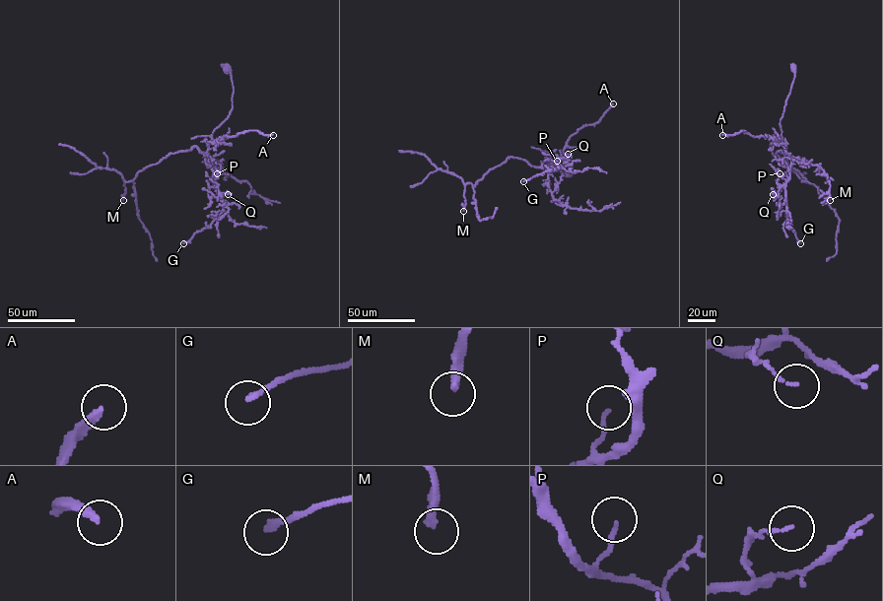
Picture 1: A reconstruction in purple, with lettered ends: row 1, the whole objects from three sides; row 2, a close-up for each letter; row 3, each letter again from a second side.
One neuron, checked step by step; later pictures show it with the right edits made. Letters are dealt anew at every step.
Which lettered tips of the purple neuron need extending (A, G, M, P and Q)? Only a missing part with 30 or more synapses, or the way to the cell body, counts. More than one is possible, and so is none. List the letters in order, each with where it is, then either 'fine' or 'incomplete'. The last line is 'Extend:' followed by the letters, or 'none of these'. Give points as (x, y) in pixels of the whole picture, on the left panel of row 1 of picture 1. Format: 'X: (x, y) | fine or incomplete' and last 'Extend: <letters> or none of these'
A: (273, 135) | incomplete
G: (183, 243) | fine
M: (123, 200) | incomplete
P: (217, 173) | fine
Q: (228, 194) | fine
Extend: A, M

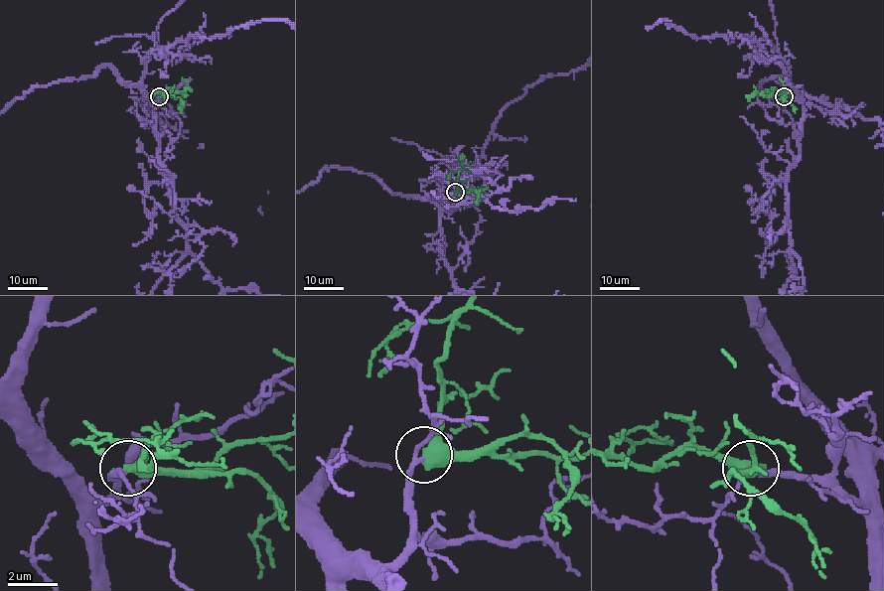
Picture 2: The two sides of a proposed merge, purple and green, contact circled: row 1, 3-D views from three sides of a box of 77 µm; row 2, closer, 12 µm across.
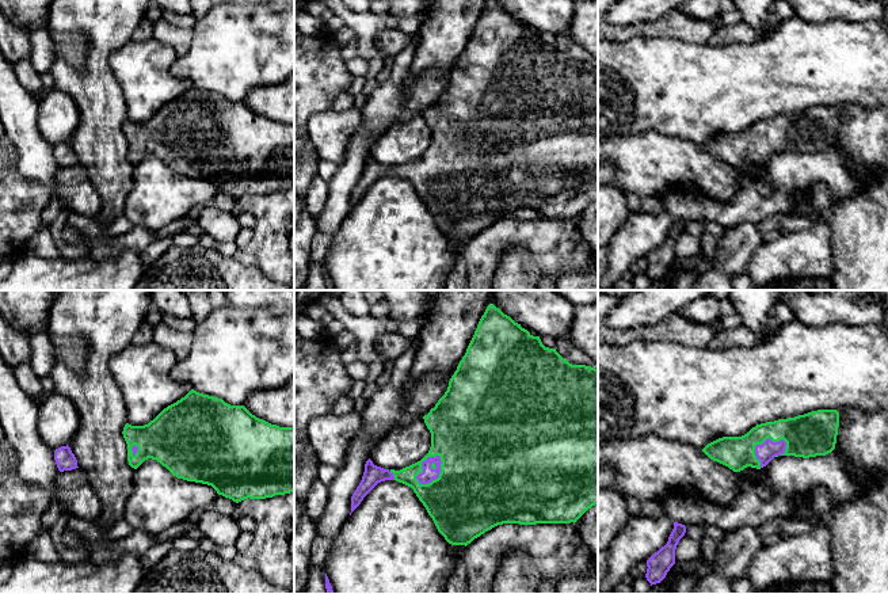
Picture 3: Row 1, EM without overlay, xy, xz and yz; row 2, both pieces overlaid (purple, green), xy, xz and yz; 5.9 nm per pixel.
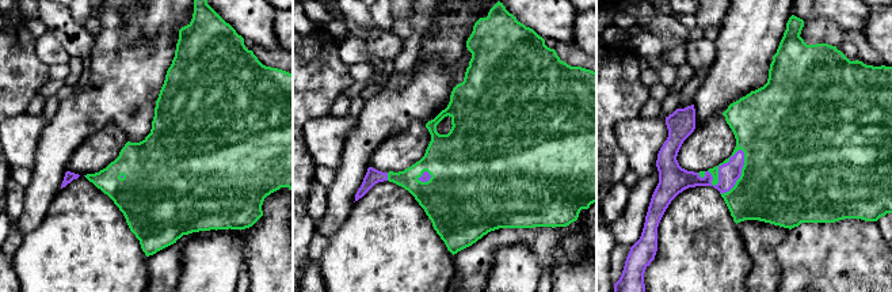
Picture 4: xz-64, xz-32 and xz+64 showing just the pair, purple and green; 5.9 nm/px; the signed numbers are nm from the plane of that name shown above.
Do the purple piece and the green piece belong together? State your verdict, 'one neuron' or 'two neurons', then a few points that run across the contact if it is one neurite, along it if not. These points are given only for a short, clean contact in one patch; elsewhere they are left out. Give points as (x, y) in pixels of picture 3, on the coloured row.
one neuron

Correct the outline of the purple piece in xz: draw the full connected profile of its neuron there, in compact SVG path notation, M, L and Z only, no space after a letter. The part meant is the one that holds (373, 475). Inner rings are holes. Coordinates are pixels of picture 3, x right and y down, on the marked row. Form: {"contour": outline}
{"contour": "M489 304L481 316L466 353L449 381L447 391L423 419L431 433L428 453L420 461L400 471L384 469L374 465L369 458L365 464L362 480L351 496L351 513L378 483L396 480L413 490L438 532L449 544L466 547L498 525L575 523L588 509L598 504L598 369L569 363L556 349L545 347L540 336L533 336L493 304Z"}

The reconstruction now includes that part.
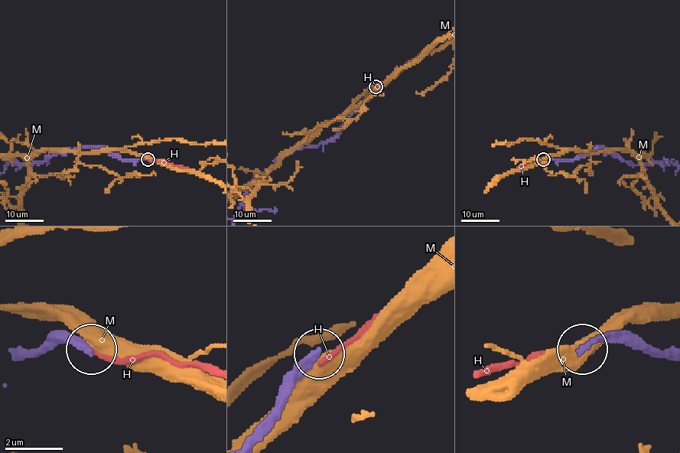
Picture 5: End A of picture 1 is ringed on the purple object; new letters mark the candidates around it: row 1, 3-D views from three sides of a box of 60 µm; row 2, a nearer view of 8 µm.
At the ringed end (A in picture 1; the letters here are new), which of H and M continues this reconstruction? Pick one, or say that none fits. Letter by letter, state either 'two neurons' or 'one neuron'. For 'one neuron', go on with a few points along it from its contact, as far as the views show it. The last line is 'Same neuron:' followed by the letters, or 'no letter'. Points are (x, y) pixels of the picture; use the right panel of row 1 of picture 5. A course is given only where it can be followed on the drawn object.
H: two neurons
M: two neurons
Same neuron: no letter

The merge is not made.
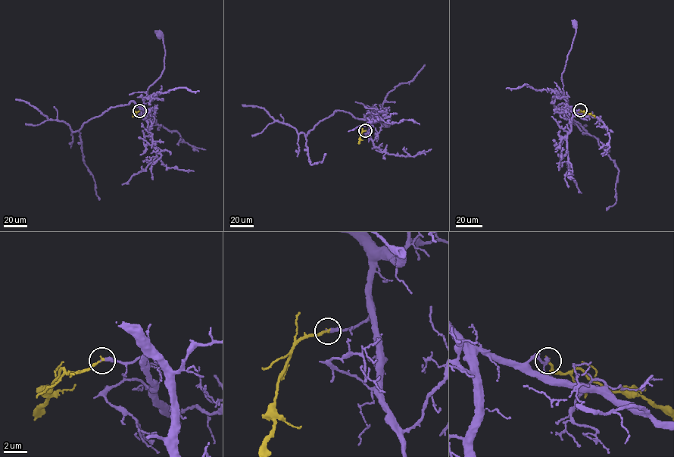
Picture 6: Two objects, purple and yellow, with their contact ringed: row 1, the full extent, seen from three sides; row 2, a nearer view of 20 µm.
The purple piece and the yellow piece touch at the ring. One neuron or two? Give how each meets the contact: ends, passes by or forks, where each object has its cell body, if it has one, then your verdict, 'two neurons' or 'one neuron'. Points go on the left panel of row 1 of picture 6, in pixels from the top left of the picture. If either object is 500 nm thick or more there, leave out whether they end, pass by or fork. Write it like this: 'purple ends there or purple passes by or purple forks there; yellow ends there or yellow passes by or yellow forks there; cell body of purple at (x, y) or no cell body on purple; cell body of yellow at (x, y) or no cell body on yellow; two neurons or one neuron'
purple ends there; yellow ends there; cell body of purple at (160, 34); no cell body on yellow; one neuron

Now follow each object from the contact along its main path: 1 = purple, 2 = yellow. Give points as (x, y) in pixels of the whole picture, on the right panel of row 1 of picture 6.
1: (580, 110), (575, 111), (568, 104), (561, 78), (575, 32), (575, 23)
2: (580, 110), (594, 117)

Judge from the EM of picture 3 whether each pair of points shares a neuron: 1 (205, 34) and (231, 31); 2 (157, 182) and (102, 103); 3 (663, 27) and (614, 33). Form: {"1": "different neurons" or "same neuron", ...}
{"1": "same neuron", "2": "different neurons", "3": "same neuron"}

